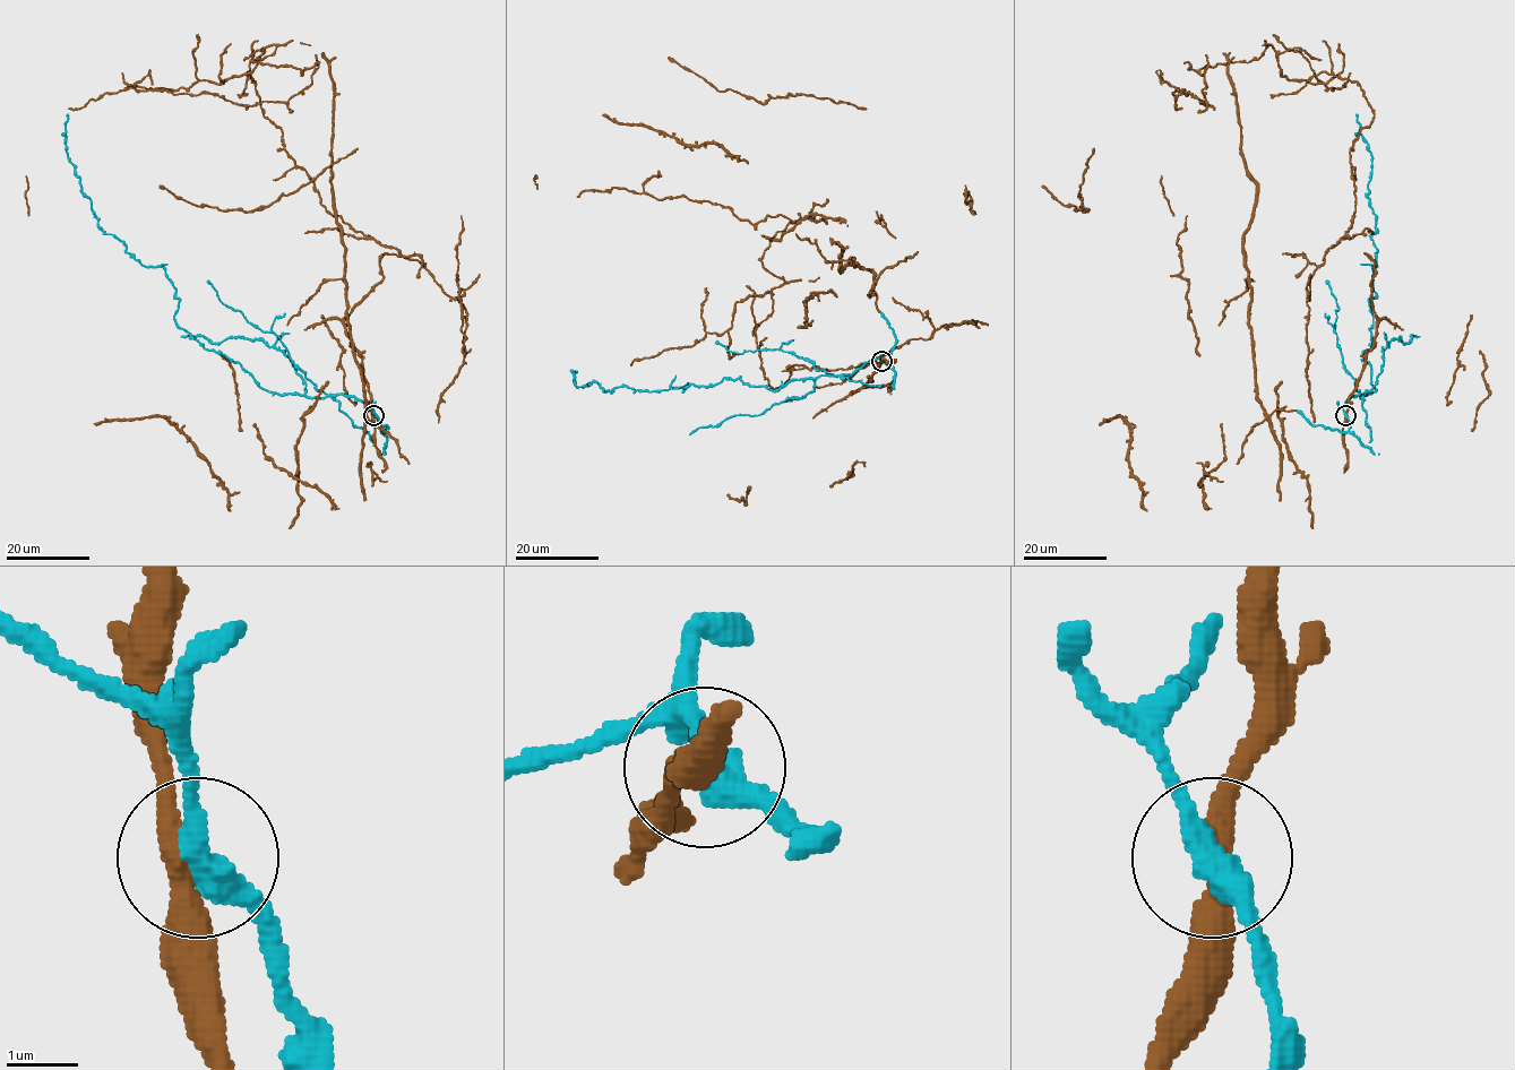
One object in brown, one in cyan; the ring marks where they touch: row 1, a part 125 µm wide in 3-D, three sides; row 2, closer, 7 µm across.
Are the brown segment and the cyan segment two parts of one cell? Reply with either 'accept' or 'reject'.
accept

